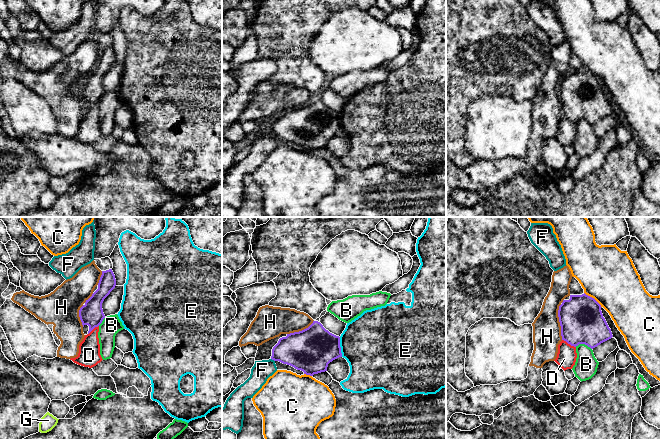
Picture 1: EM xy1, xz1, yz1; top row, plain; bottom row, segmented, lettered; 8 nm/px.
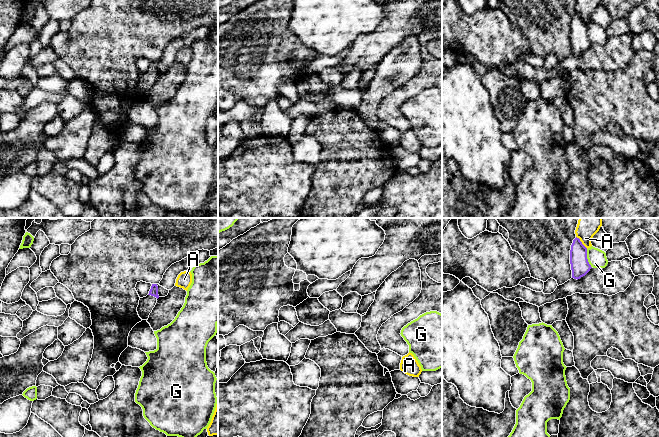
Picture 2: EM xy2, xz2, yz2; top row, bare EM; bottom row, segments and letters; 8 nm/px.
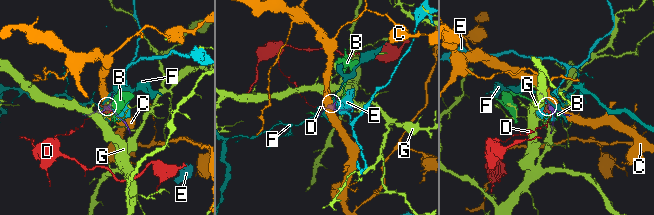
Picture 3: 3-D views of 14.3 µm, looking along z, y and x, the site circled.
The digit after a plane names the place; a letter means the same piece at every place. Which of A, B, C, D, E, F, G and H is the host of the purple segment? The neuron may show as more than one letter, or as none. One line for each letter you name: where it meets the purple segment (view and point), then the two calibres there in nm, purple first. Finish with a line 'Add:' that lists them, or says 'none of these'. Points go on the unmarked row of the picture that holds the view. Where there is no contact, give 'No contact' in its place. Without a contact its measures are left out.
Add: none of these

